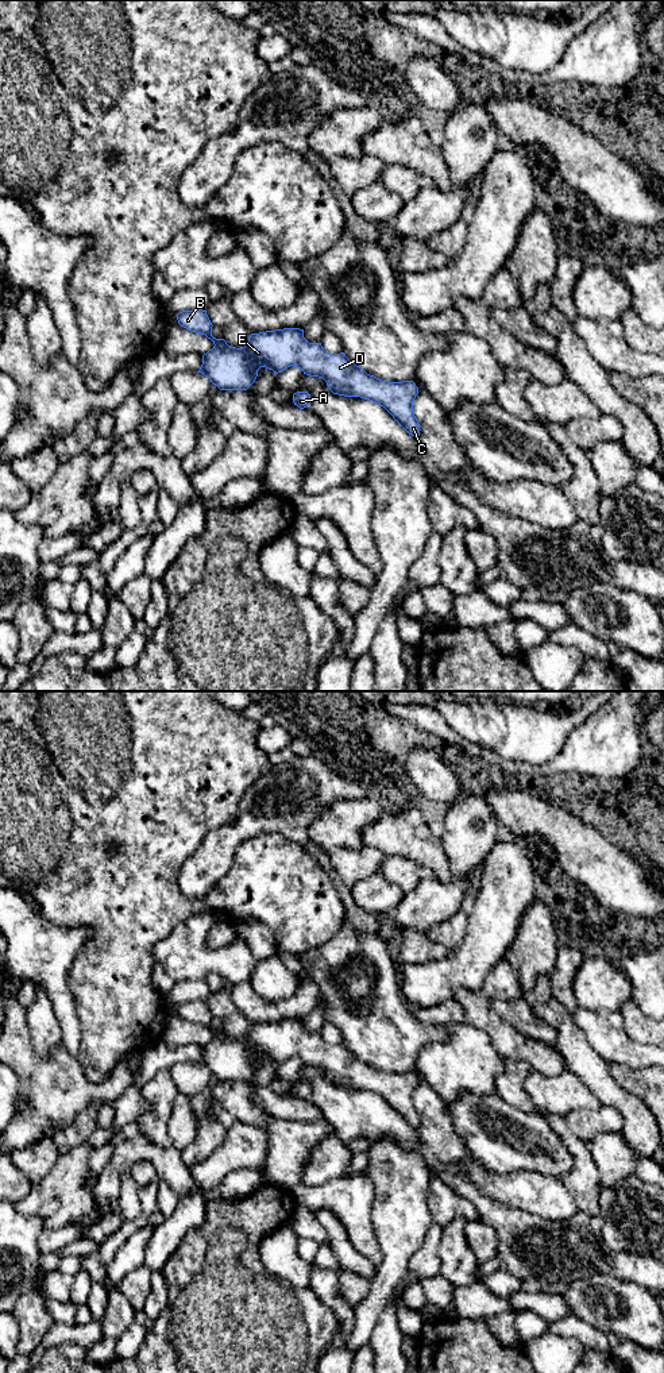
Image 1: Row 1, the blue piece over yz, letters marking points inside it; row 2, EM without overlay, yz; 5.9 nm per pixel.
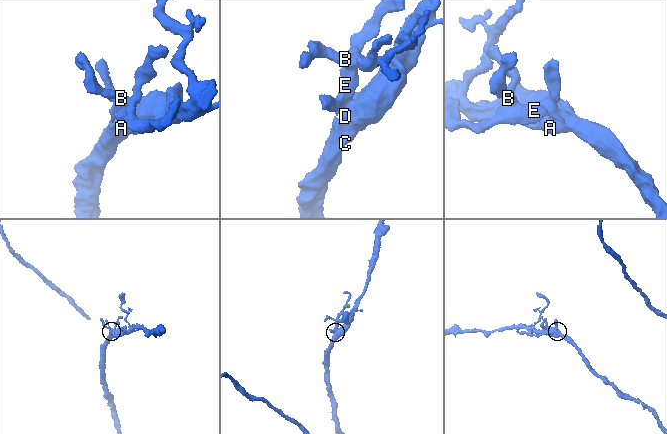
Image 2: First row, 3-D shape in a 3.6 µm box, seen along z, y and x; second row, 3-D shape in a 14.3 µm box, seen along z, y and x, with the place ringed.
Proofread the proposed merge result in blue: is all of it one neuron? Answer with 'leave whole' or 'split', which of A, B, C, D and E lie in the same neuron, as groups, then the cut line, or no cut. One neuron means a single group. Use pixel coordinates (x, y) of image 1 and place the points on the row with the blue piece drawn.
leave whole; groups A B C D E; cut none

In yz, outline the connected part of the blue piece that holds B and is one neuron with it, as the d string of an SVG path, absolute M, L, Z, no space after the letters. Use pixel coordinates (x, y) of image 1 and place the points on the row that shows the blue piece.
M182 311L177 320L181 327L213 342L213 348L202 355L197 373L208 377L220 390L247 390L260 367L278 374L294 366L306 375L323 378L333 394L360 397L383 406L409 435L420 436L413 412L418 387L413 381L390 382L370 375L344 352L328 354L321 343L309 343L300 328L251 333L247 344L236 348L212 336L213 325L206 311Z

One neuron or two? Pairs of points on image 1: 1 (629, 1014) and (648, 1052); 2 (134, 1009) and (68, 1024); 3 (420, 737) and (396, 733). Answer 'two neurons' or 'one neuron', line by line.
1: two neurons
2: two neurons
3: one neuron

